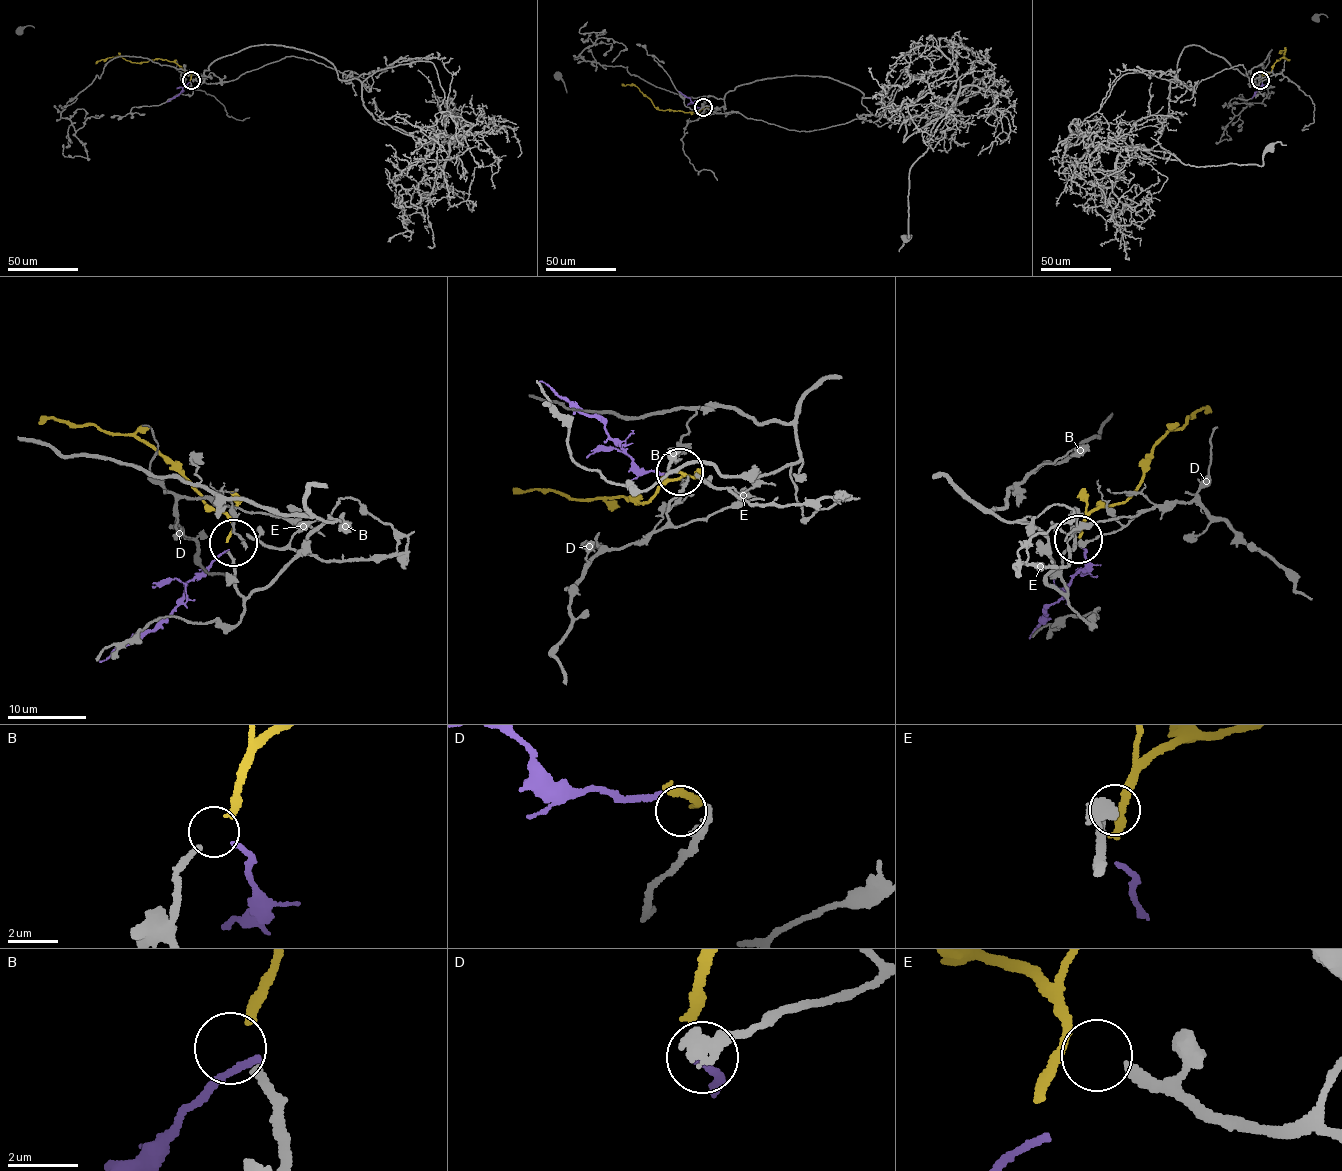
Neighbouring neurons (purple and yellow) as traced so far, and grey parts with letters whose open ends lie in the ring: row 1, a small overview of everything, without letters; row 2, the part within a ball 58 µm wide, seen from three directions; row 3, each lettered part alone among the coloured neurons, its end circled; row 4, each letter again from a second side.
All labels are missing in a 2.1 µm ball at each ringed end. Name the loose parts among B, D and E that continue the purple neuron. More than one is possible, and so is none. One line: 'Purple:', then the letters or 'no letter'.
Purple: D

